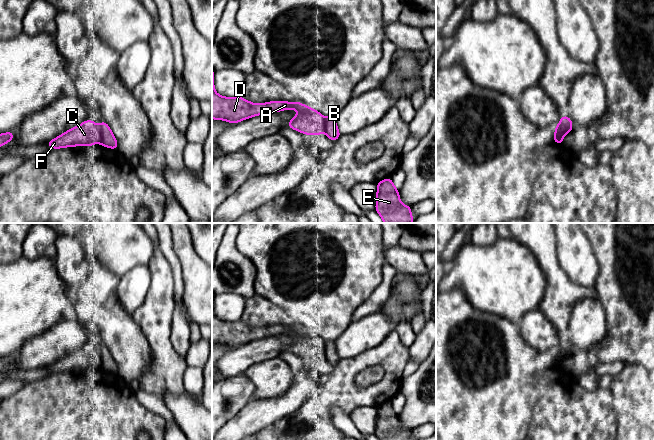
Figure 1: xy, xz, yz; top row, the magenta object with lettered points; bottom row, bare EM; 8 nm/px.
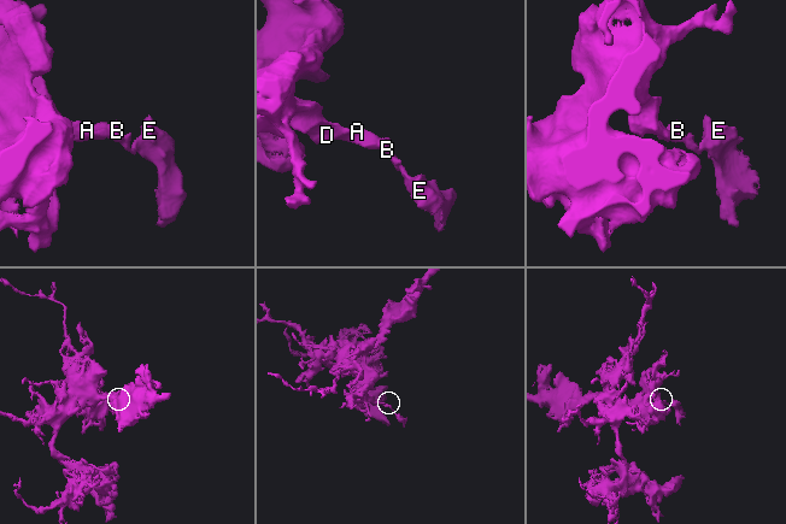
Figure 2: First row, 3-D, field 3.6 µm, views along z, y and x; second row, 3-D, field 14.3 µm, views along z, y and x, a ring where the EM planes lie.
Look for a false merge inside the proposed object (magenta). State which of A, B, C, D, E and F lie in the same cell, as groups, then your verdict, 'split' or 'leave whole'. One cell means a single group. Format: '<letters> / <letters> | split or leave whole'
A C D F / B E | split

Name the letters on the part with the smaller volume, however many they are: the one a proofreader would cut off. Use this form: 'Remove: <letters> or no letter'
Remove: B, E

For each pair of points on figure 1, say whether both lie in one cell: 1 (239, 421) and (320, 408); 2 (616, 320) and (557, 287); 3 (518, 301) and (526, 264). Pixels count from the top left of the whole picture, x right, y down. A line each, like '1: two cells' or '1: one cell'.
1: two cells
2: two cells
3: one cell

